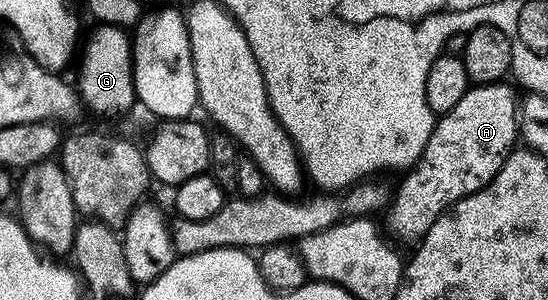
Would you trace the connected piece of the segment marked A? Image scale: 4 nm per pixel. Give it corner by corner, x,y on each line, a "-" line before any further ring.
508,84
469,85
466,96
462,96
450,112
437,117
436,127
430,132
430,140
426,140
422,156
403,175
405,178
397,192
395,189
386,210
387,233
397,243
419,243
445,210
458,200
486,188
486,184
498,176
512,151
517,149
519,133
518,94
516,98

